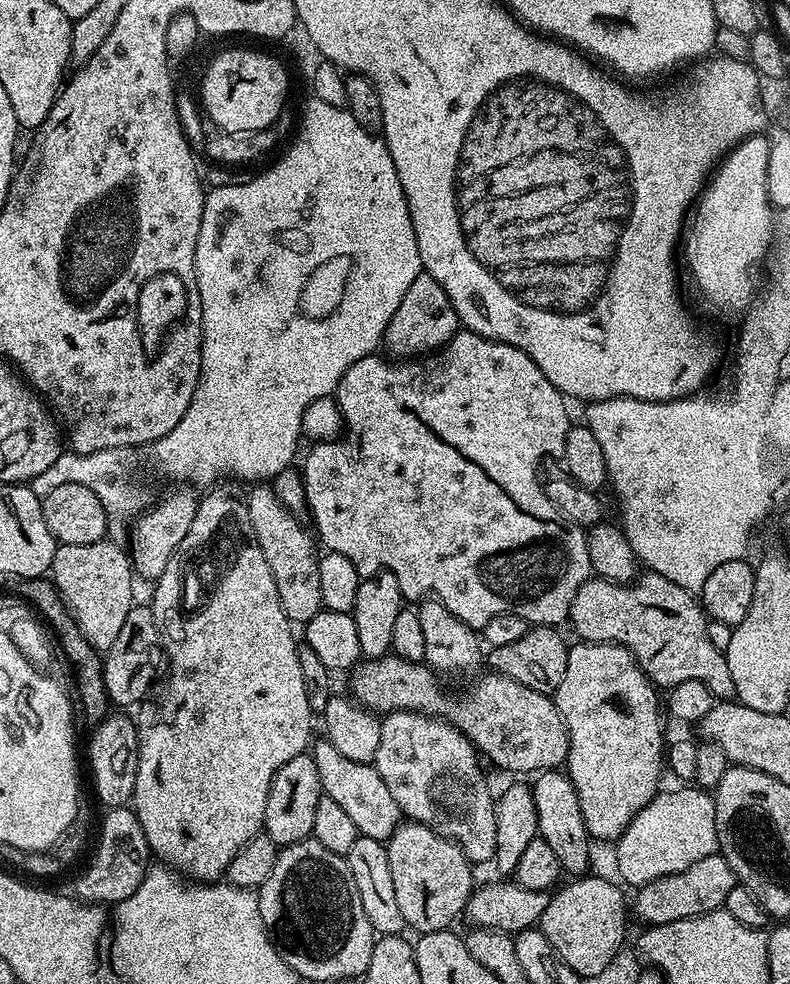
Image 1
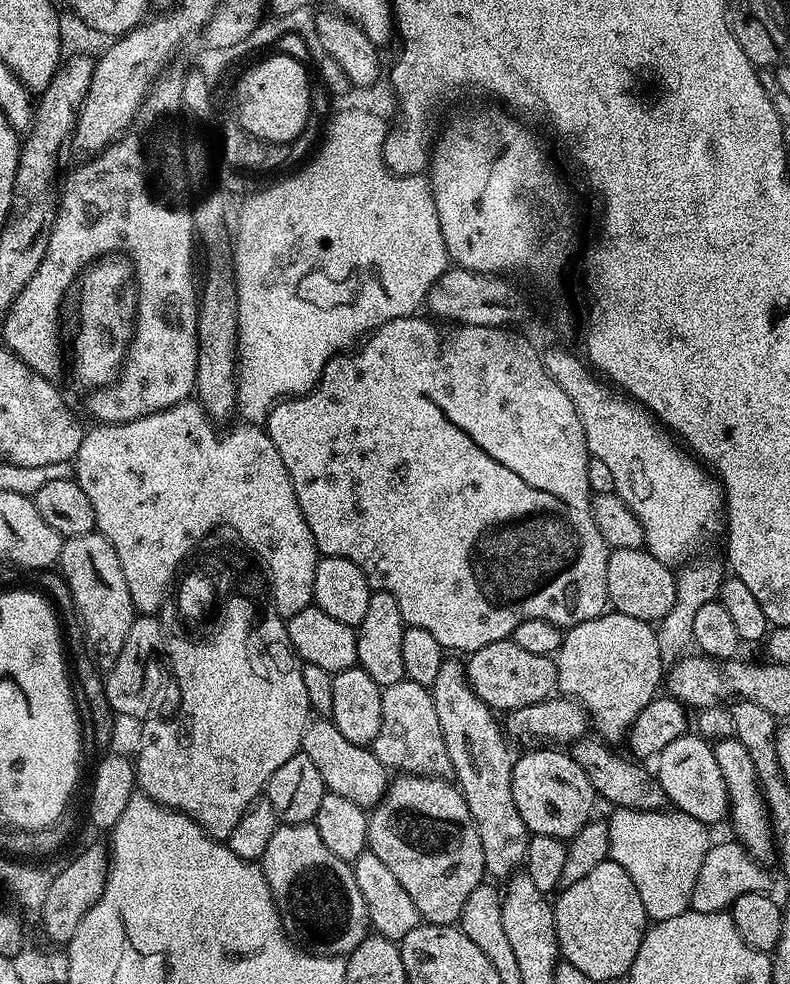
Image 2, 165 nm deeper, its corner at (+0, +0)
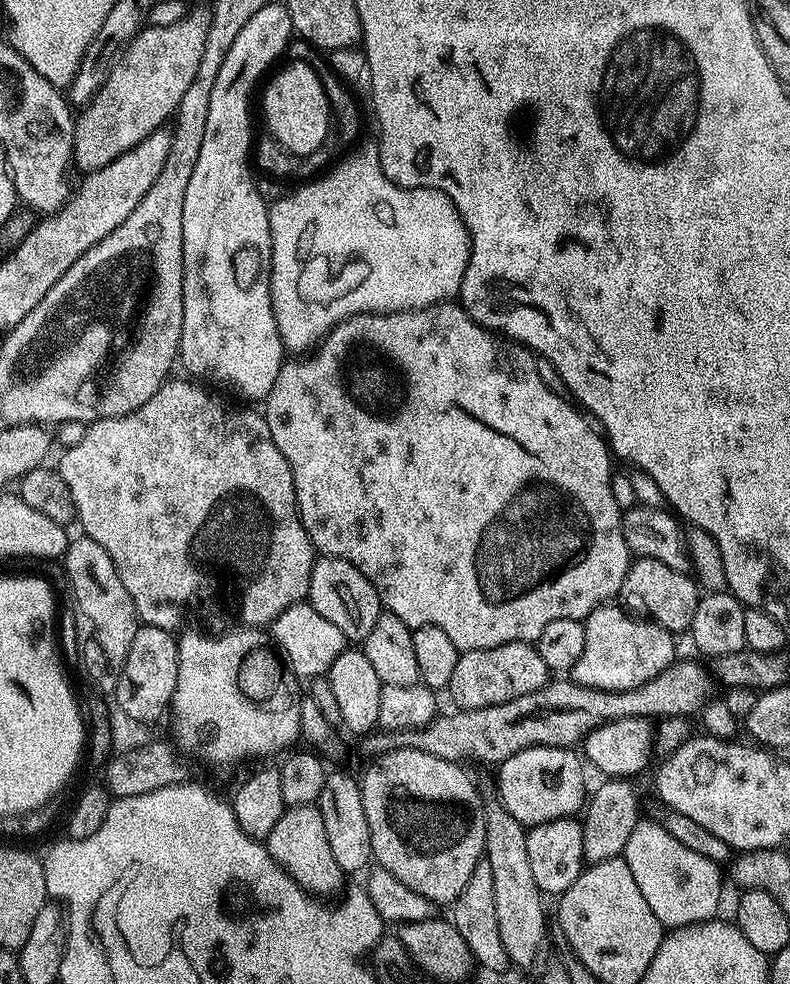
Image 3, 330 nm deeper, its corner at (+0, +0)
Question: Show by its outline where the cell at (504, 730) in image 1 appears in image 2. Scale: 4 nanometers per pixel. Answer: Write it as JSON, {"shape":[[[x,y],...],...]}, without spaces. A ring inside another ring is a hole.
{"shape":[[[592,734],[579,736],[571,745],[570,755],[578,766],[590,778],[592,789],[596,792],[601,801],[609,800],[616,808],[633,808],[643,812],[656,812],[663,809],[666,804],[666,797],[659,780],[651,771],[643,768],[643,763],[629,758],[627,755],[619,756],[611,752],[609,745],[603,739]]]}

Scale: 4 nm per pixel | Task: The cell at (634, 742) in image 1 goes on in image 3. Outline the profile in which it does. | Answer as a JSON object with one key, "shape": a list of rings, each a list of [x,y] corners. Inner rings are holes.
{"shape":[[[616,606],[596,608],[584,620],[586,644],[582,646],[582,656],[573,666],[570,676],[582,686],[621,692],[642,686],[642,682],[650,682],[650,678],[662,674],[662,670],[674,663],[678,653],[672,641],[675,640],[673,633],[667,632],[661,624],[637,618],[623,607],[612,607]]]}

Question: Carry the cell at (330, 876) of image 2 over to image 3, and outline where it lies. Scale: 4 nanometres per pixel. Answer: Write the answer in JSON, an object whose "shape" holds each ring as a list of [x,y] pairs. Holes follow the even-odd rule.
{"shape":[[[316,804],[297,808],[285,807],[282,818],[270,830],[266,841],[269,854],[274,857],[288,877],[304,892],[313,898],[332,896],[346,880],[346,874],[338,866],[330,842],[326,839],[326,826]]]}

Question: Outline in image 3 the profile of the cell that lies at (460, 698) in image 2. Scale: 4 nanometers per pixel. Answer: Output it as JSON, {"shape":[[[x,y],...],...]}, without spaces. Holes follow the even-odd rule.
{"shape":[[[499,802],[487,805],[484,821],[484,856],[490,862],[490,874],[494,874],[494,911],[498,917],[498,934],[502,937],[502,946],[506,946],[509,961],[515,967],[517,964],[520,968],[528,968],[535,962],[544,944],[545,897],[530,871],[526,828]]]}

